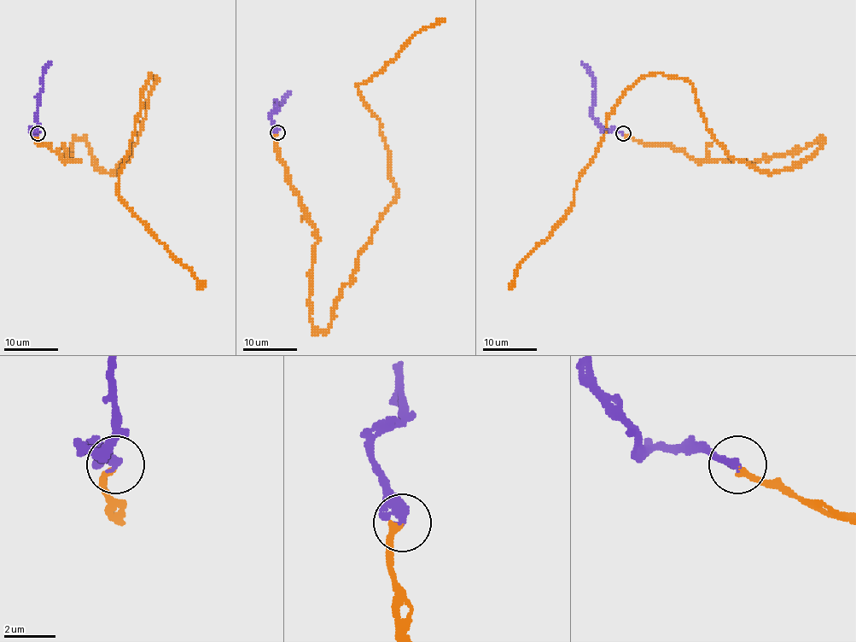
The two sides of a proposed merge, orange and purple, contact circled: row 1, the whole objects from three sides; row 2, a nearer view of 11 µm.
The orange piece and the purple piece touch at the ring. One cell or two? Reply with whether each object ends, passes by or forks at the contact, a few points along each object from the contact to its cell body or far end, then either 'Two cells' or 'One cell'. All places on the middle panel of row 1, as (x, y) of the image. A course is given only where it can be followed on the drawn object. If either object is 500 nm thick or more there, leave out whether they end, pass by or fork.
At the ring orange ends. At the ring purple ends. Course of orange: (277, 132), (317, 238), (310, 317), (326, 330), (396, 197), (358, 84), (435, 19). Course of purple: (277, 132), (270, 115), (276, 111), (276, 103), (282, 104), (289, 92). One cell

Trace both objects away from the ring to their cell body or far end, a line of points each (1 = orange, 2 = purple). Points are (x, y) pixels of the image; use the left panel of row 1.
1: (38, 132), (62, 160), (78, 160), (80, 138), (113, 172), (155, 78), (118, 195), (196, 289)
2: (38, 132), (32, 130), (37, 127), (42, 74), (50, 62)

